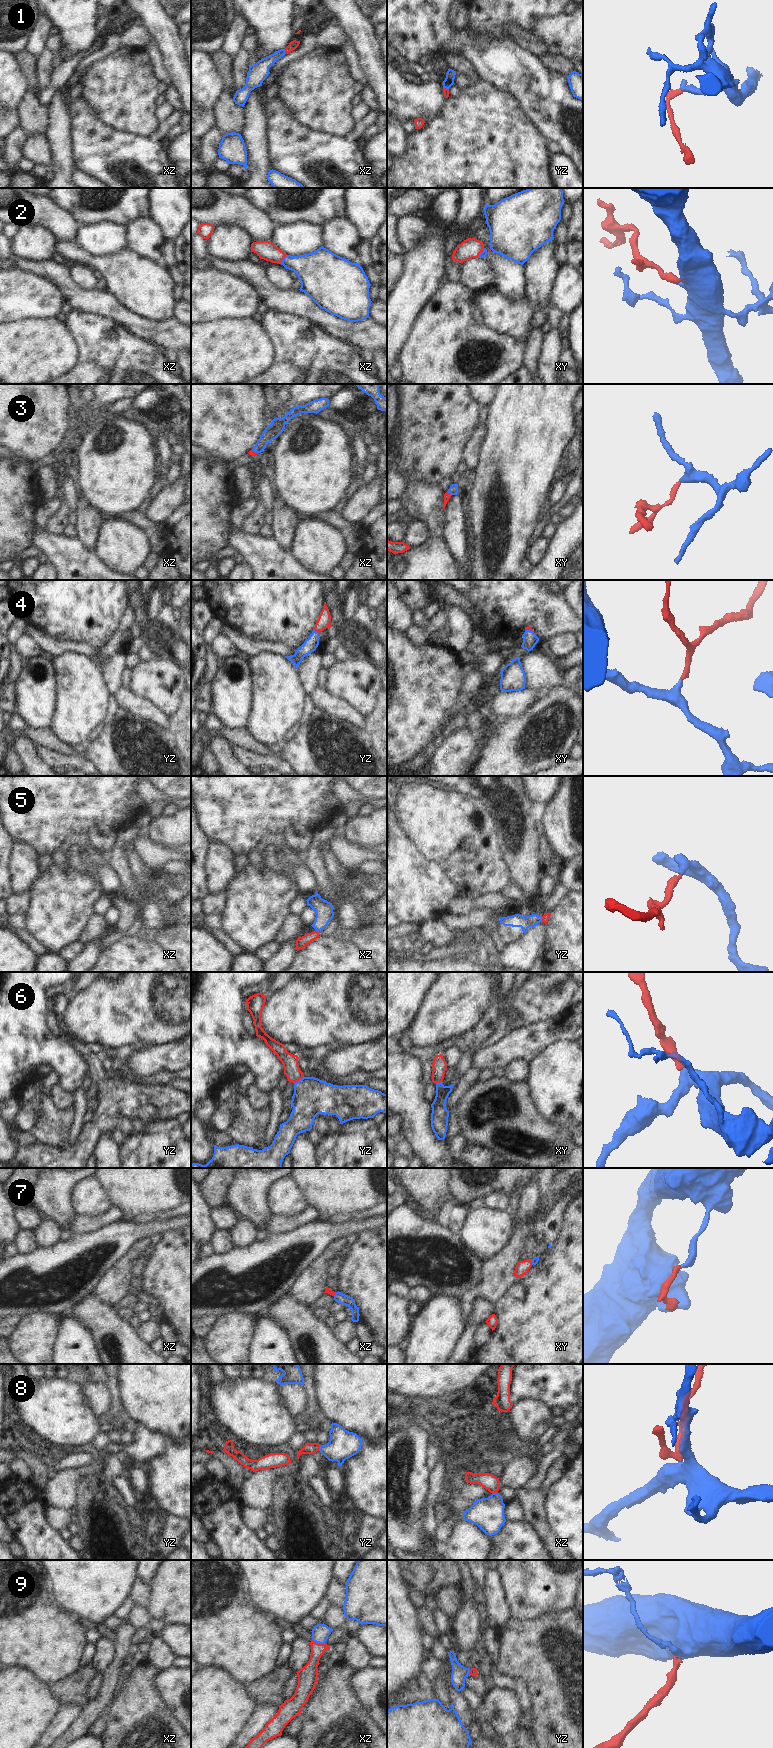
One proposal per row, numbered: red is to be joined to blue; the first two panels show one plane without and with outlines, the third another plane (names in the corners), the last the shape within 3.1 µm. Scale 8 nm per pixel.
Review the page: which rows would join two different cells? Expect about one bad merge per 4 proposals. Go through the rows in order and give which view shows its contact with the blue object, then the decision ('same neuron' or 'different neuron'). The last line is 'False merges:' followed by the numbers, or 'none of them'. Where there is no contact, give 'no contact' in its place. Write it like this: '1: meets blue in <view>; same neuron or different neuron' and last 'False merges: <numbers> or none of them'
1: meets blue in xz; same neuron
2: meets blue in xz; same neuron
3: meets blue in xy; same neuron
4: meets blue in yz; same neuron
5: meets blue in yz; same neuron
6: meets blue in yz; same neuron
7: meets blue in xy; same neuron
8: meets blue in yz; same neuron
9: meets blue in xz; same neuron
False merges: none of them

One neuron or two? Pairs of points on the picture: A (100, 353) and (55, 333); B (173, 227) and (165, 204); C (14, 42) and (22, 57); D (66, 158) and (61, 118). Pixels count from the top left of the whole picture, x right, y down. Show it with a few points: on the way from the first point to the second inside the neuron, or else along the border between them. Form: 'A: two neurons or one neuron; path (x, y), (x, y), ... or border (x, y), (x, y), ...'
A: two neurons; border (63, 322), (76, 347), (79, 362)
B: one neuron; path (171, 221), (171, 210)
C: two neurons; border (24, 49), (13, 53)
D: one neuron; path (61, 148), (61, 128)

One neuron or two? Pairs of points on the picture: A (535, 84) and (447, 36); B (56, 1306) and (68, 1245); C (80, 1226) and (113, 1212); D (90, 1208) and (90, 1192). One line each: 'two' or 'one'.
A: one
B: one
C: one
D: one

